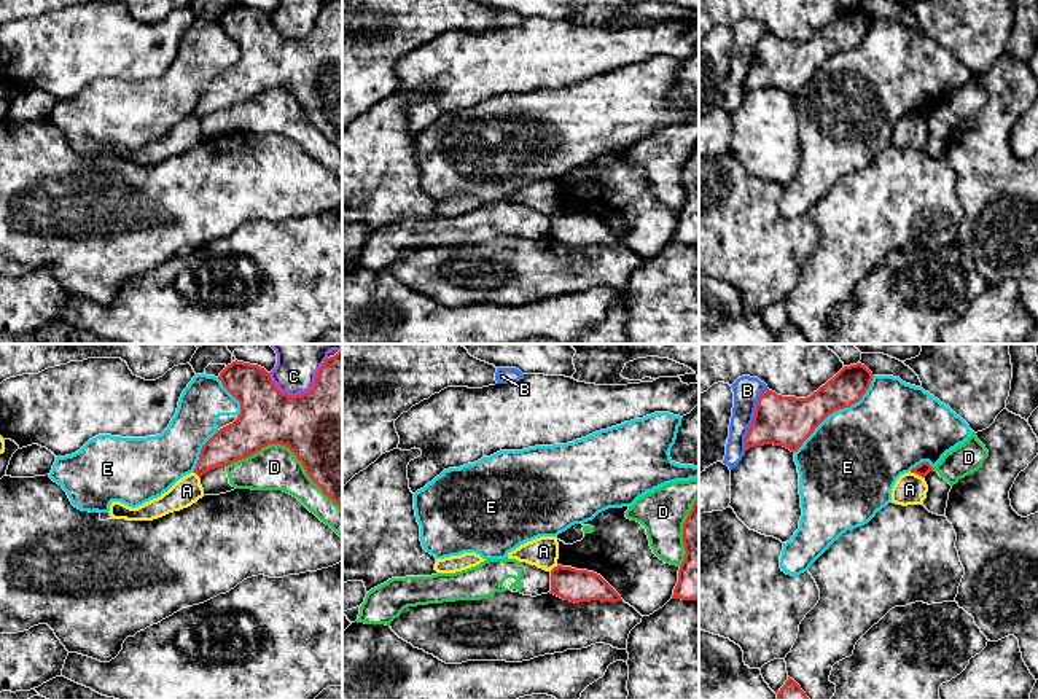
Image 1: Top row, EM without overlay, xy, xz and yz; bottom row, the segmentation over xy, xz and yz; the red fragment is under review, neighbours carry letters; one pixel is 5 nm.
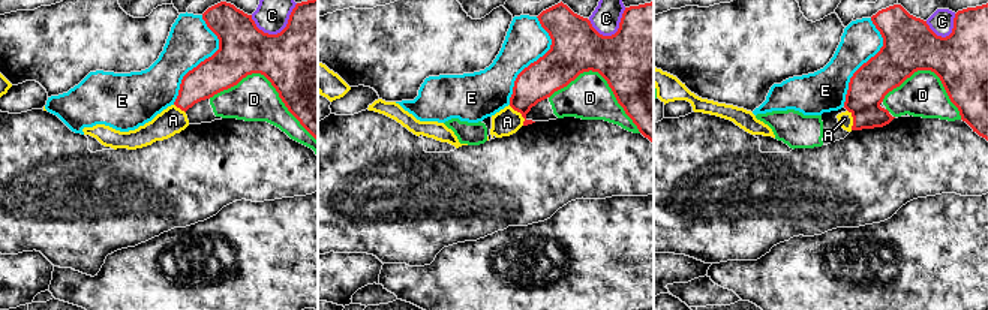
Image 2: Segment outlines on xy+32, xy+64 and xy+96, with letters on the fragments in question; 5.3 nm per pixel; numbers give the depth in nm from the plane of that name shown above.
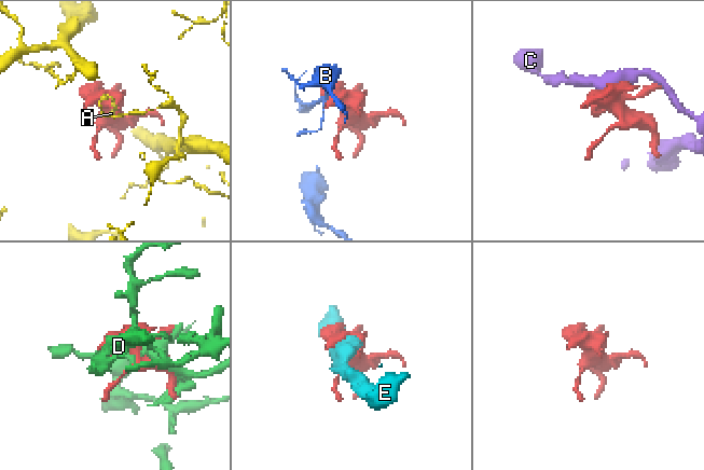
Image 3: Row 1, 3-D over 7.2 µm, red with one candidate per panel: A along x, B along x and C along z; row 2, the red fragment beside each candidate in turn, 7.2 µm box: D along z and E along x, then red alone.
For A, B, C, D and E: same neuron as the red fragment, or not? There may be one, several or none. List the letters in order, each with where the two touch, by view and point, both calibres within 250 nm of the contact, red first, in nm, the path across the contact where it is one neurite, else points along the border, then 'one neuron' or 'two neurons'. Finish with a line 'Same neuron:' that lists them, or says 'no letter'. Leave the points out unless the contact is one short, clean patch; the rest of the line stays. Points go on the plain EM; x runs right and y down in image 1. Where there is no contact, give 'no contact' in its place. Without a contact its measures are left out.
A: yz (916, 117) | 70/160 nm | along yz (909, 115), (922, 121) | two neurons
B: yz (753, 62) | 260/140 nm | two neurons
C: xy (303, 37) | 480/190 nm | two neurons
D: xy (288, 91) | 480/220 nm | two neurons
E: yz (836, 53) | 260/480 nm | two neurons
Same neuron: no letter

